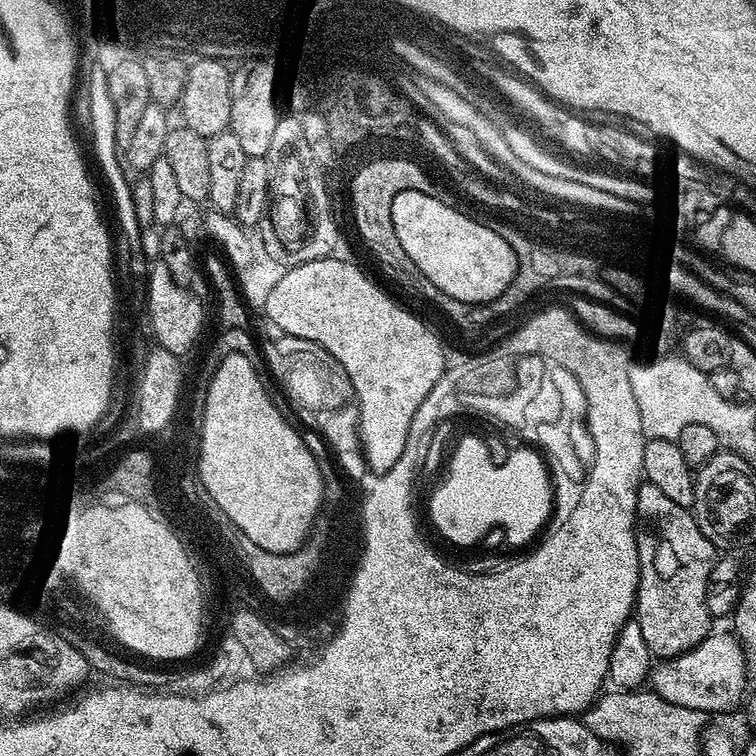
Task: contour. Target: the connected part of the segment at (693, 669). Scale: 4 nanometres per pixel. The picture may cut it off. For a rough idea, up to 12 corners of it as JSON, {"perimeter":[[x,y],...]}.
{"perimeter":[[713,631],[660,660],[651,691],[705,714],[728,712],[749,683],[743,646]]}

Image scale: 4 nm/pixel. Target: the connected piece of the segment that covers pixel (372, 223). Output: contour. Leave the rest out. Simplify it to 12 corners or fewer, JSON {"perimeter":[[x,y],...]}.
{"perimeter":[[395,157],[368,161],[350,190],[362,250],[386,270],[402,248],[393,222]]}

